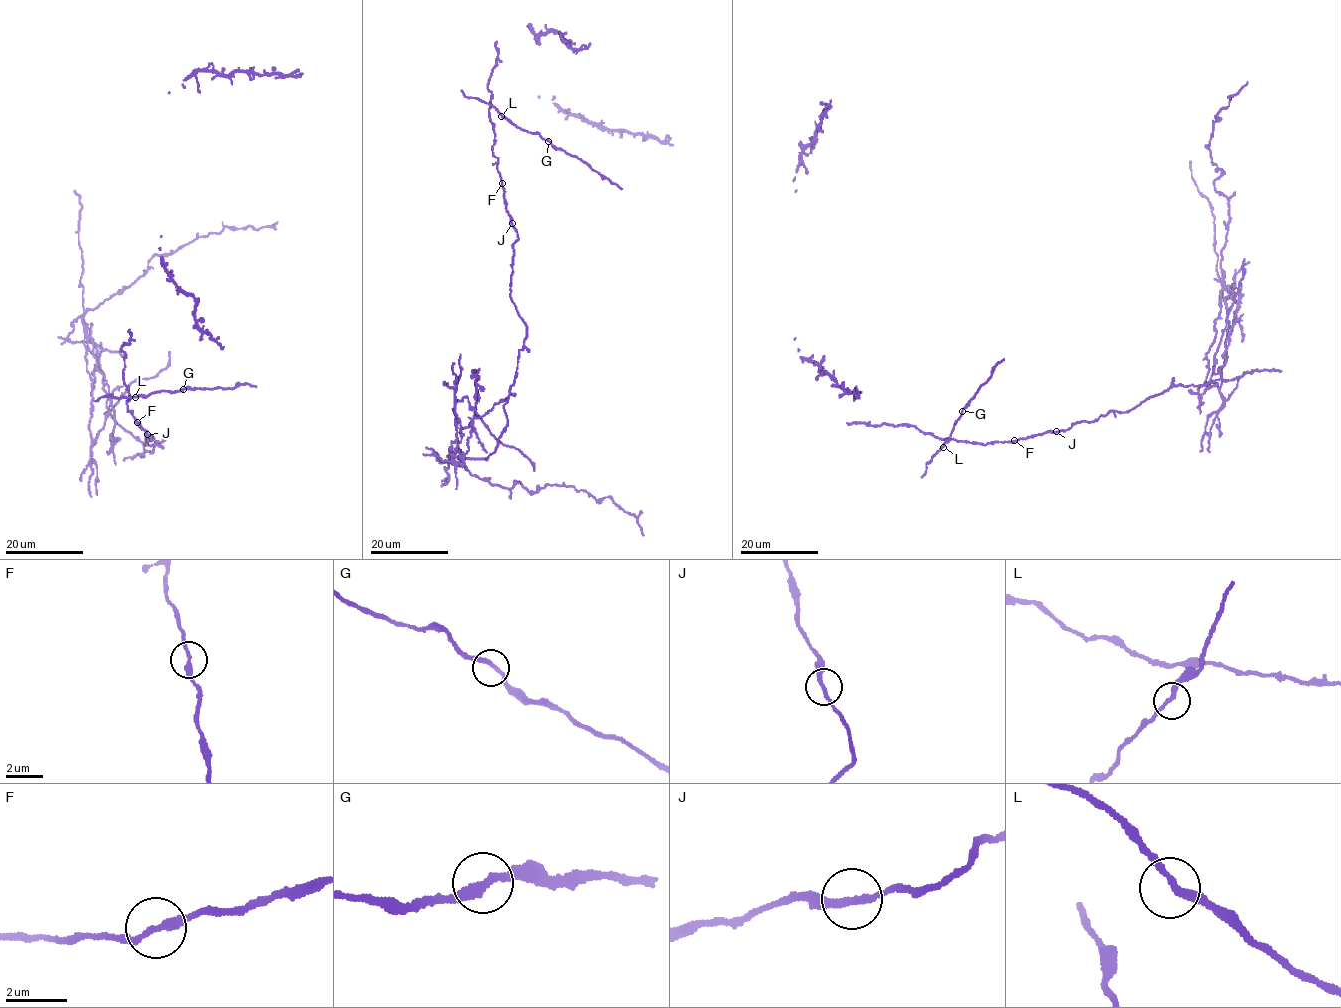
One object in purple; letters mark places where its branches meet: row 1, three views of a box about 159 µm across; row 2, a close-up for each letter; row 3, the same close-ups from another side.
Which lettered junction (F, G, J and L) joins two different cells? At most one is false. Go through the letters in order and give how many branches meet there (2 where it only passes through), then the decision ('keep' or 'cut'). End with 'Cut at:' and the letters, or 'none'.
F: branches 2; keep
G: branches 2; keep
J: branches 2; cut
L: branches 2; keep
Cut at: J

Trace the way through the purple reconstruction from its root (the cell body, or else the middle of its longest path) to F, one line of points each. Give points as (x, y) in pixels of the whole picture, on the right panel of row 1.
F: (1066, 430), (1015, 441)

